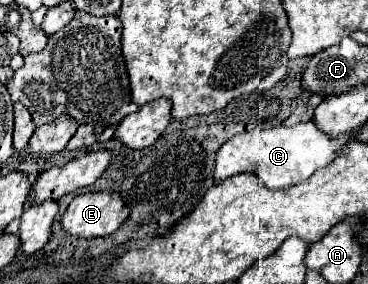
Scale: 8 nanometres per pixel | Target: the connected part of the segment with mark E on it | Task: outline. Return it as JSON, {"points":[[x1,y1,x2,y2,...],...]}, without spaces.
{"points":[[88,192,70,202,60,218,60,226,76,238,98,238,112,234,126,218,128,208,118,194]]}

